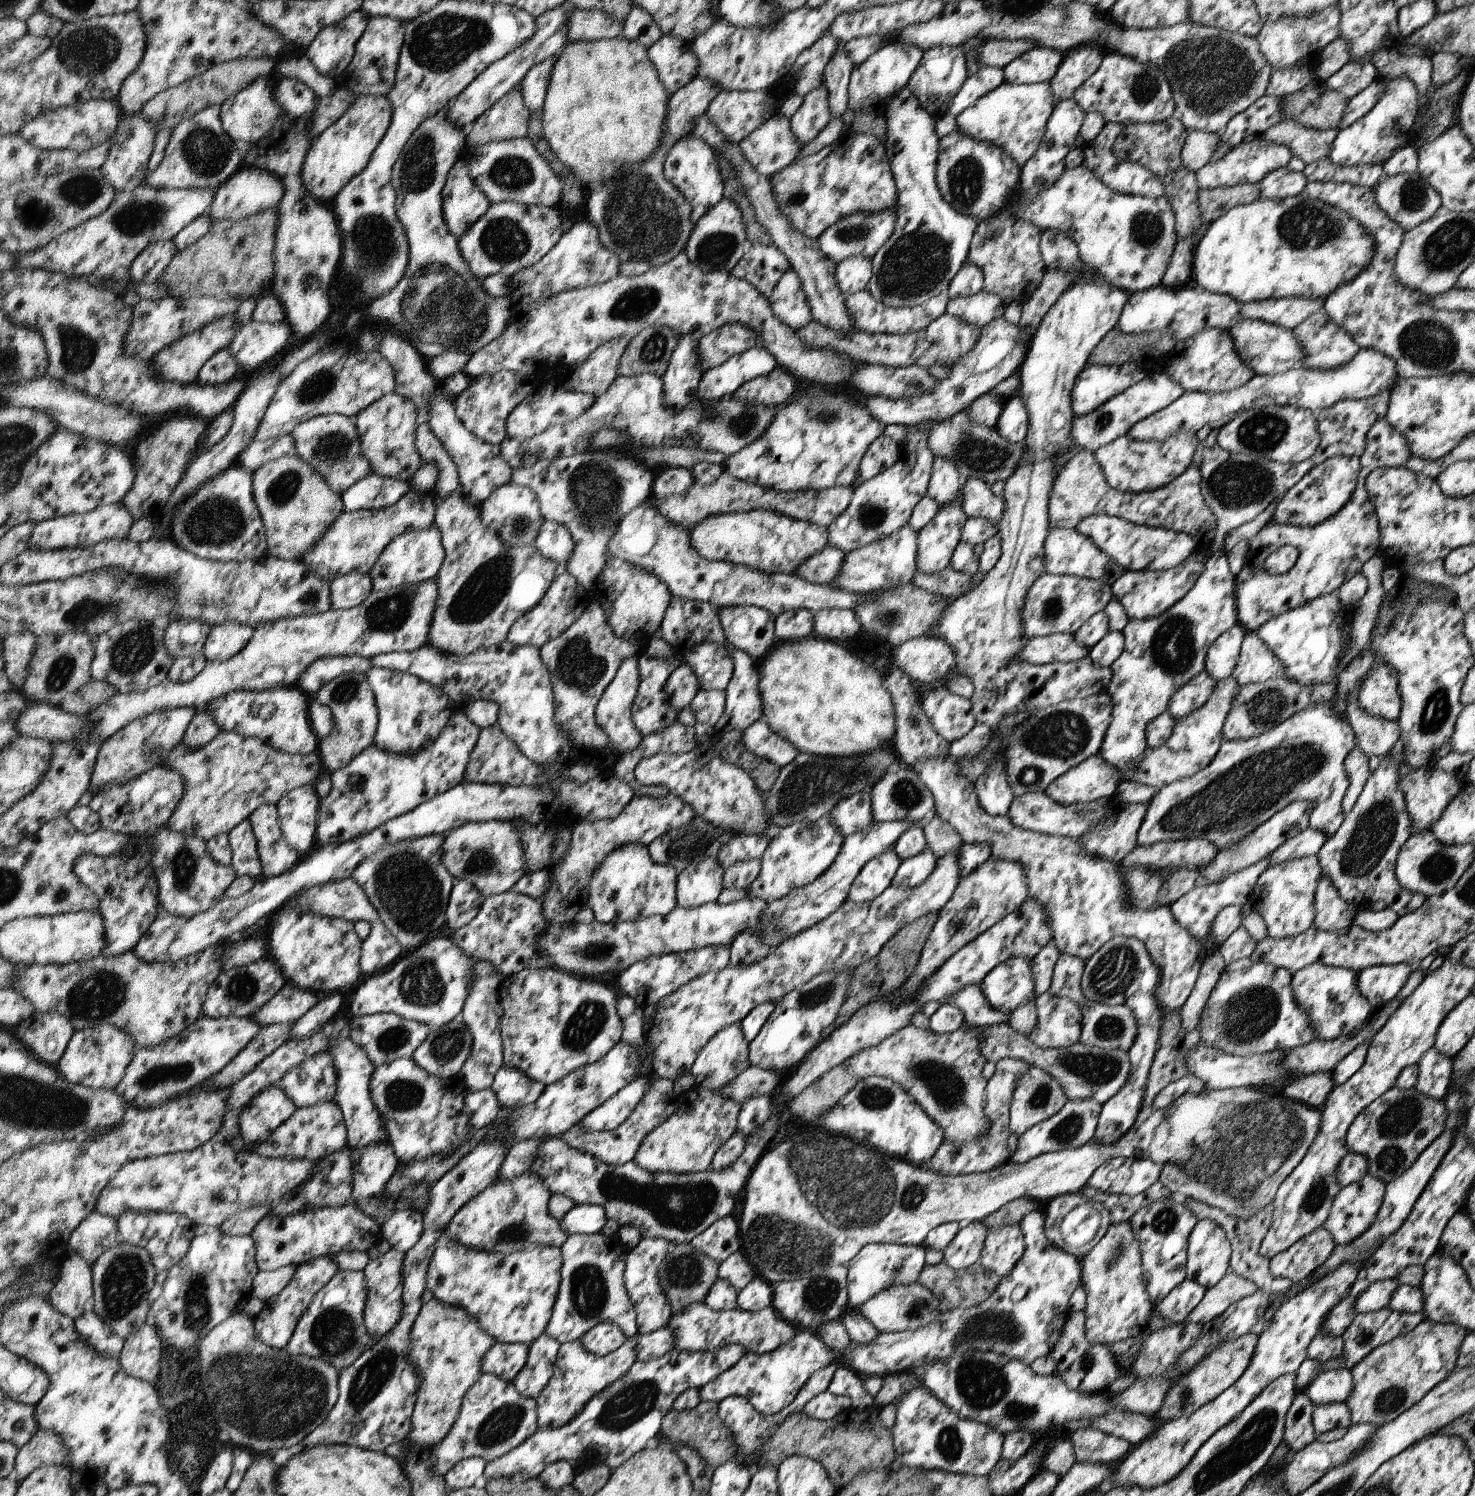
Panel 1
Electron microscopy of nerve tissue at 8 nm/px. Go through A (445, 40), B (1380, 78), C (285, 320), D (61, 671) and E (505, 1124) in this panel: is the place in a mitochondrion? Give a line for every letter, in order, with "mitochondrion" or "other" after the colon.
A: mitochondrion
B: other
C: other
D: mitochondrion
E: other

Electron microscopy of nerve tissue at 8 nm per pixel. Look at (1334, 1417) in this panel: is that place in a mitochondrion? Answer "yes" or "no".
no

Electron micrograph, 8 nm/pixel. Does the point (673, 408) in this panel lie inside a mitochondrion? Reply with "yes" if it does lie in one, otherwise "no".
no

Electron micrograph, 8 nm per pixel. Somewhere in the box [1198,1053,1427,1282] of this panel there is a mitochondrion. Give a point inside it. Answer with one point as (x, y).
(1401, 1115)

